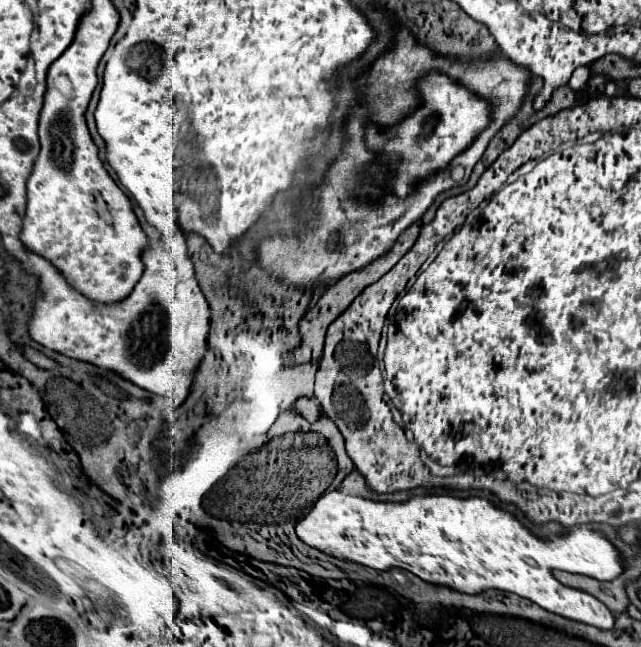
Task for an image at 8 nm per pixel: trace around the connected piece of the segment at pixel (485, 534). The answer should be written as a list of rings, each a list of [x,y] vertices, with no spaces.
[[[330,491],[314,503],[312,511],[302,521],[298,521],[296,533],[310,547],[316,547],[340,559],[362,563],[372,569],[384,571],[390,567],[402,567],[424,581],[448,585],[464,593],[482,593],[486,589],[510,591],[538,603],[540,607],[556,615],[564,615],[568,619],[582,621],[598,629],[614,627],[614,613],[604,603],[600,603],[594,595],[588,595],[586,591],[574,587],[566,587],[552,577],[552,569],[582,573],[600,581],[612,581],[622,573],[620,555],[612,547],[612,543],[604,539],[600,533],[594,533],[586,527],[574,527],[566,537],[558,537],[554,541],[540,541],[516,521],[514,514],[494,507],[492,503],[480,497],[456,499],[450,495],[424,495],[412,497],[406,503],[380,503]]]

